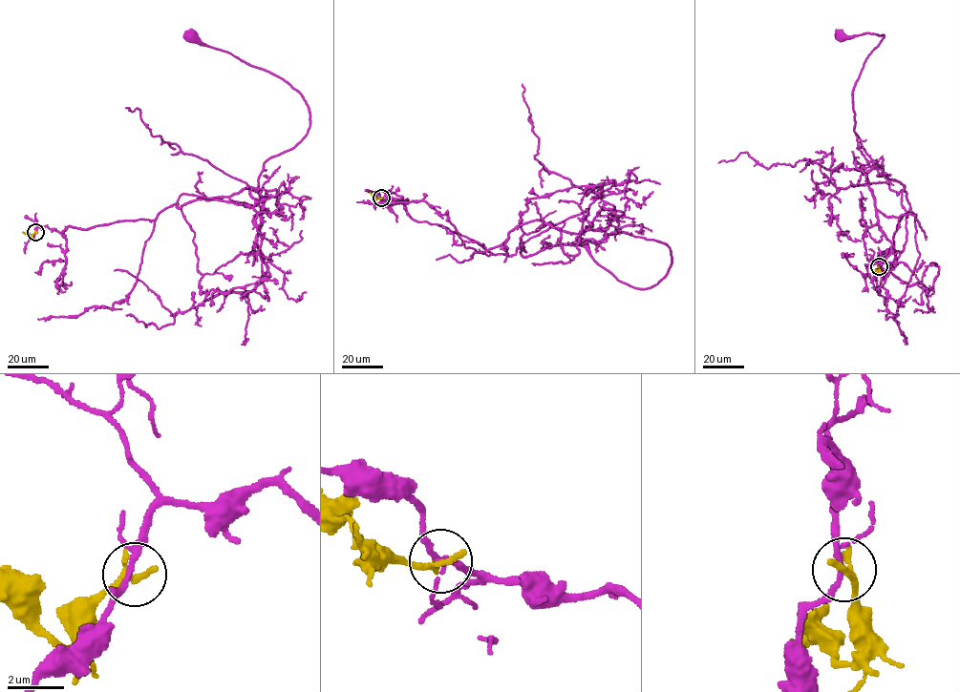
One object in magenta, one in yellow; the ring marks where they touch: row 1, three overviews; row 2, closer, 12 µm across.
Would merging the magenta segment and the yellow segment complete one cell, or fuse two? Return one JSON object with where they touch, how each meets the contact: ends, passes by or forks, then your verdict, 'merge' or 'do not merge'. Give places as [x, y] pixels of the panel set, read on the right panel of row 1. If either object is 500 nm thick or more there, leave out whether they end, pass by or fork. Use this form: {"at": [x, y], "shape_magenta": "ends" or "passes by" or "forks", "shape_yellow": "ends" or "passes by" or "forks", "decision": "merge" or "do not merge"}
{"at": [879, 266], "shape_magenta": "forks", "shape_yellow": "ends", "decision": "do not merge"}

